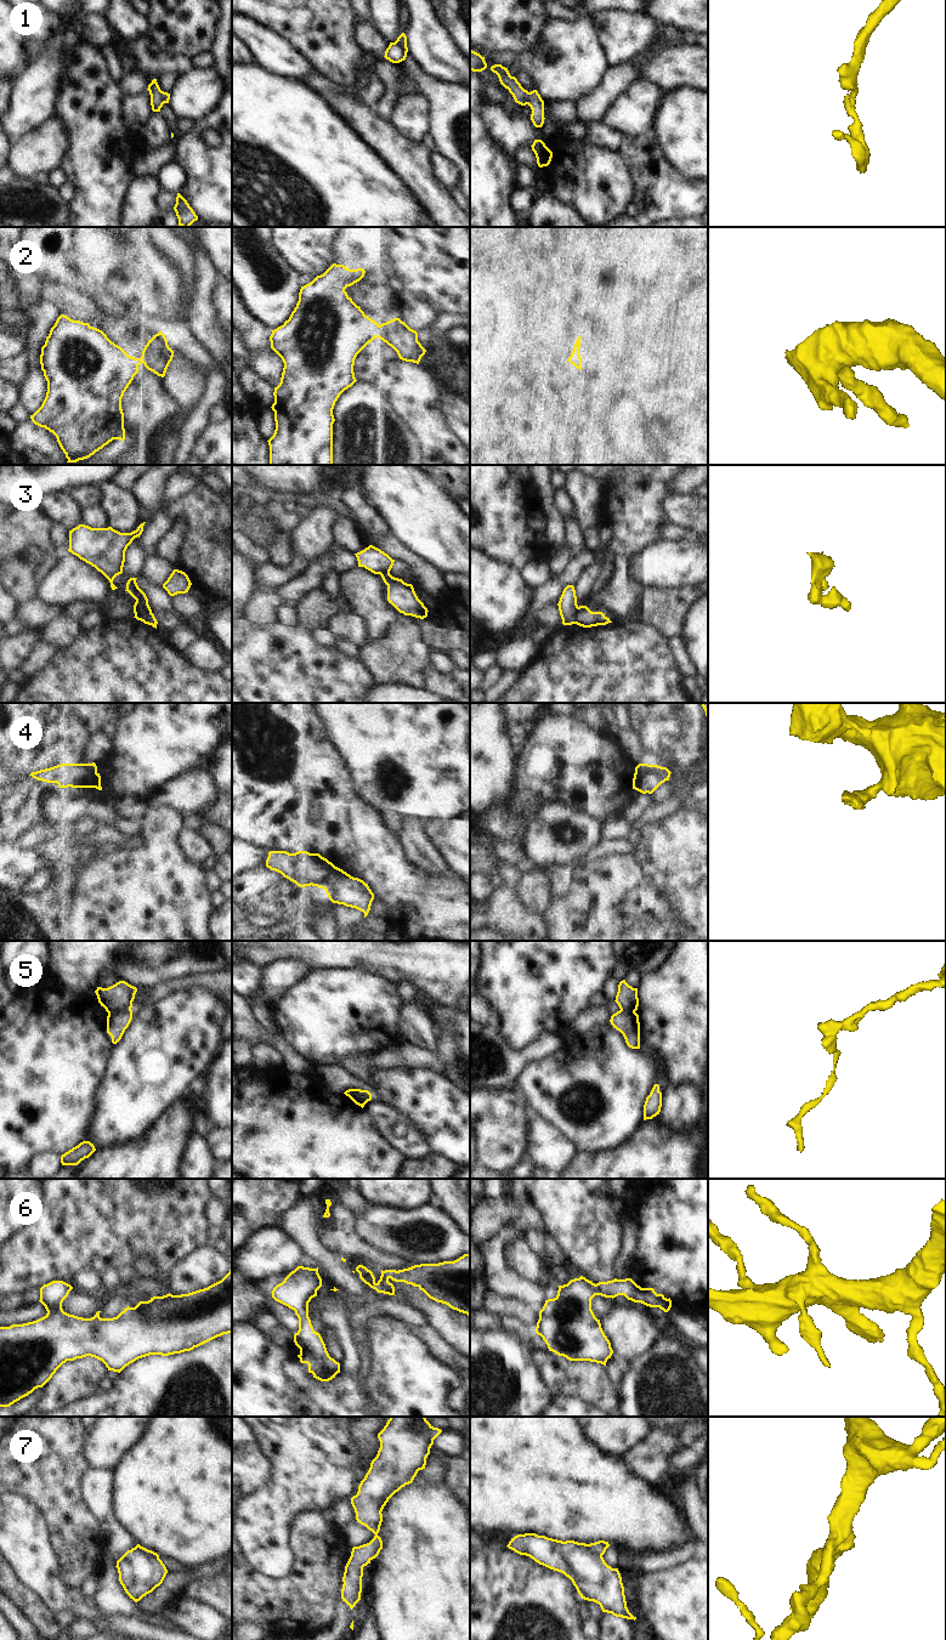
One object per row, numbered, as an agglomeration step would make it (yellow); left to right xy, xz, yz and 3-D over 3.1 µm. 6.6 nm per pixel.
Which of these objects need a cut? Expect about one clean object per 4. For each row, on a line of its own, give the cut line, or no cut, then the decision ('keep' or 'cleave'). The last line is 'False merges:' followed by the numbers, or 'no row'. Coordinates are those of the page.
1: cut xz (395, 41), (406, 54); cleave
2: cut xz (379, 325), (377, 336); cleave
3: cut yz (578, 607), (575, 623); cleave
4: cut xz (334, 866), (324, 889); cleave
5: cut xy (130, 1009), (119, 1009), (108, 1014); cleave
6: cut none; keep
7: cut yz (588, 1544), (601, 1555); cleave
False merges: 1, 2, 3, 4, 5, 7

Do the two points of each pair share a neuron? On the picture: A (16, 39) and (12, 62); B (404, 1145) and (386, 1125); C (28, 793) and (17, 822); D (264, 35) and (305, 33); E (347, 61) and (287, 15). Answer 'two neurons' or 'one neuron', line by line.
A: one neuron
B: one neuron
C: one neuron
D: two neurons
E: one neuron

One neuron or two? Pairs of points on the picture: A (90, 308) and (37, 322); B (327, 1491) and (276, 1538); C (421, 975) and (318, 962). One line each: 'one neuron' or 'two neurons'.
A: two neurons
B: one neuron
C: one neuron

